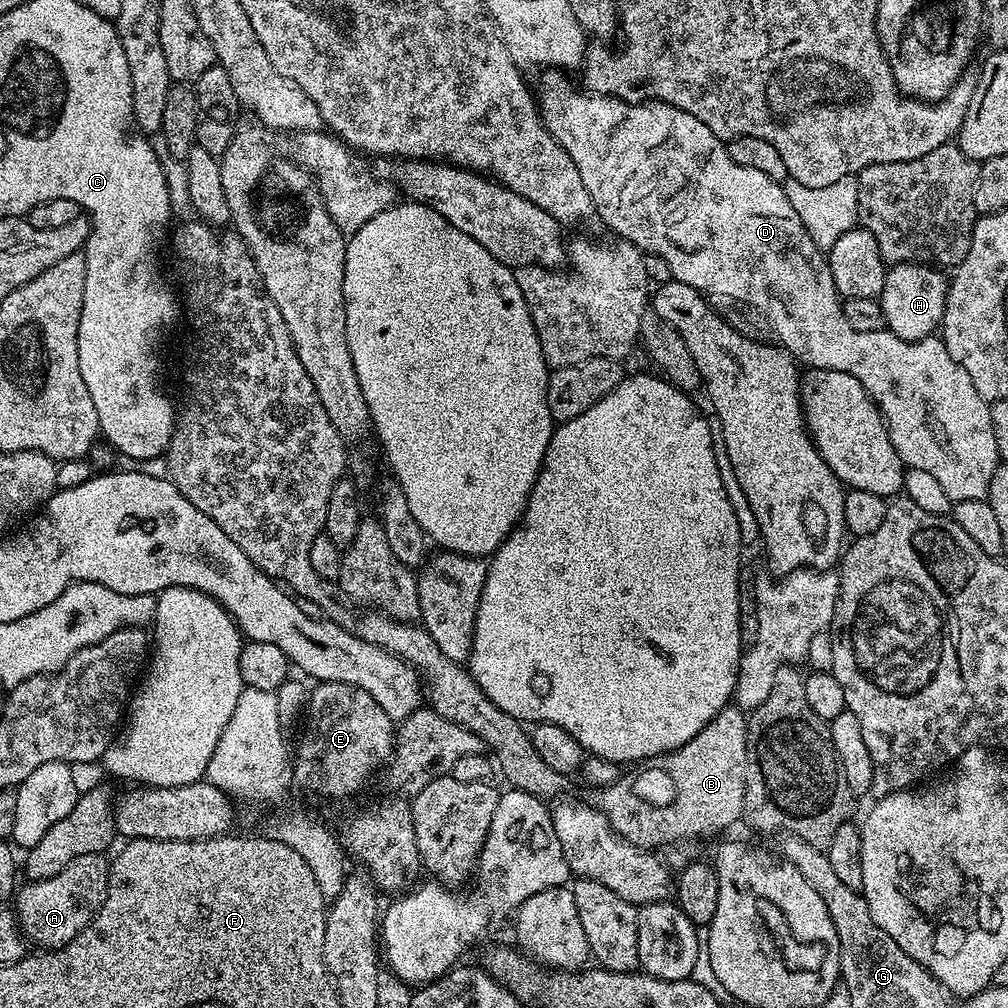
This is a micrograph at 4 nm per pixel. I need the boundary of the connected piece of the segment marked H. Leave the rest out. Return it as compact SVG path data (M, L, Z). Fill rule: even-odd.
M906 263L891 265L884 273L884 285L878 297L887 331L894 333L903 340L921 340L933 335L944 322L944 307L948 297L948 286L949 281L939 267Z

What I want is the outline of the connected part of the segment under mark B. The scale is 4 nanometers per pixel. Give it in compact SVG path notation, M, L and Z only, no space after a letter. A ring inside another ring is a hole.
M722 709L690 742L629 767L613 784L595 789L594 806L626 842L661 850L679 840L696 840L728 828L744 816L748 716L742 709Z

